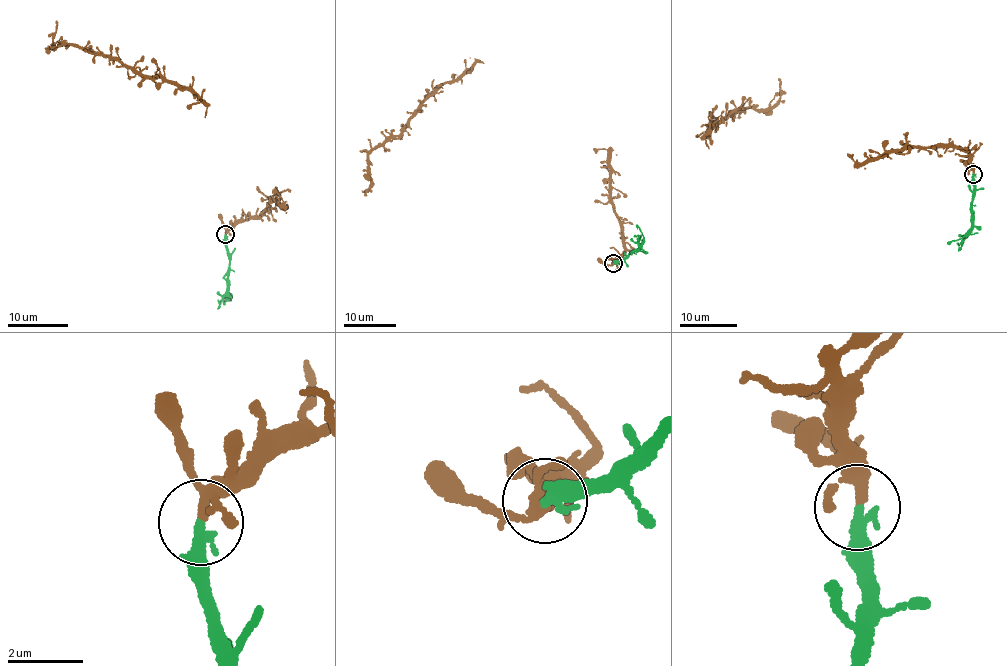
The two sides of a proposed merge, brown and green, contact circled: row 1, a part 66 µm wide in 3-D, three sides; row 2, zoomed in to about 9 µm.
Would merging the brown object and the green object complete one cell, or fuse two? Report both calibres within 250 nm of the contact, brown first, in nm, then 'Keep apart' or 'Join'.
Thickness 180 nm (brown) against 320 nm. Join

